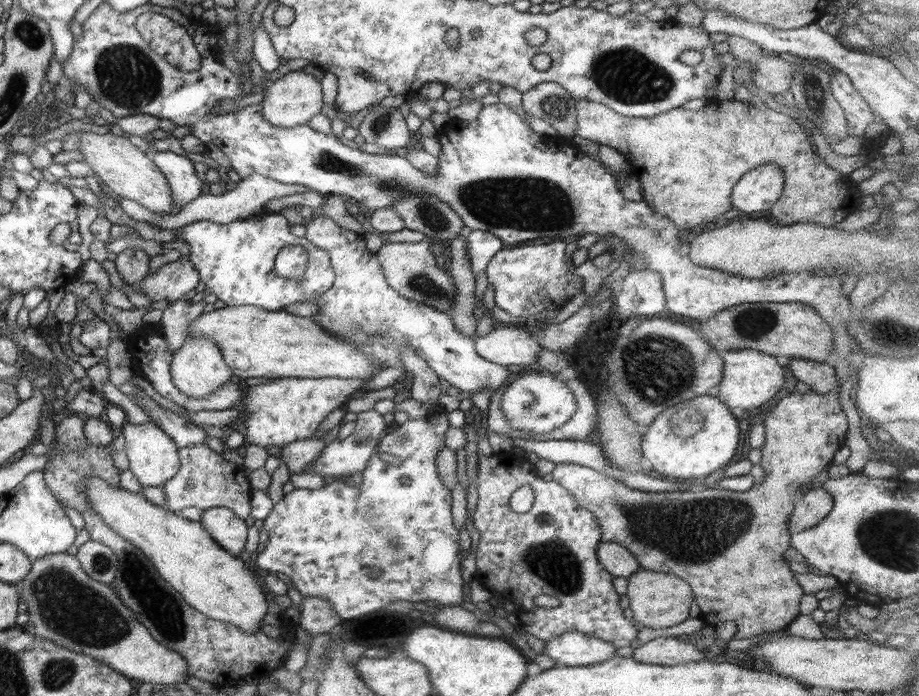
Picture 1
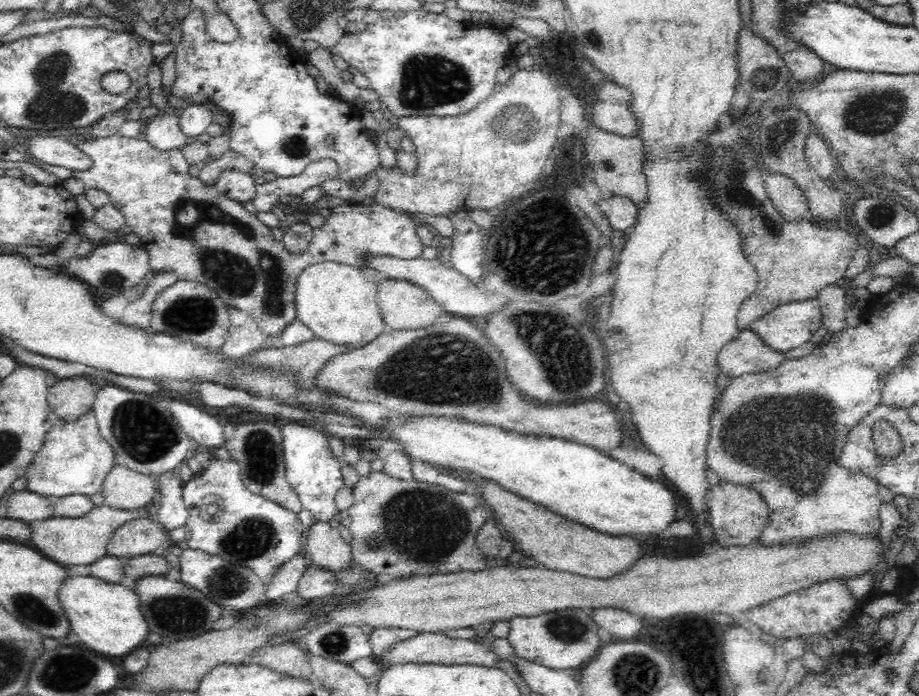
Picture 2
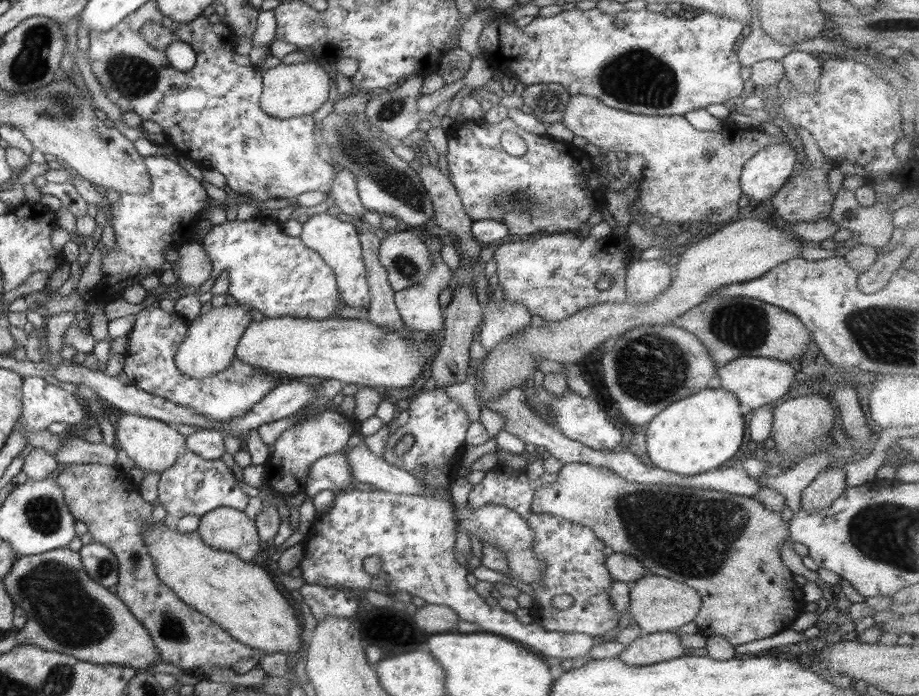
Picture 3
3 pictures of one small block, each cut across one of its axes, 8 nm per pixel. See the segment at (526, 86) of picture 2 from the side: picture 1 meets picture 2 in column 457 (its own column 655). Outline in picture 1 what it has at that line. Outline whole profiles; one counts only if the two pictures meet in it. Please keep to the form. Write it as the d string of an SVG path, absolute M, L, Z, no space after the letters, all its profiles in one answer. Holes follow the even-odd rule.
M716 99L708 100L703 110L698 112L692 112L691 110L672 109L668 112L653 116L652 118L625 118L612 112L609 108L606 108L602 103L590 102L589 100L577 100L575 106L576 121L574 124L574 136L579 136L584 140L595 142L600 146L608 146L615 149L619 155L623 156L630 168L630 174L633 174L639 180L641 185L642 201L648 205L657 215L669 220L677 230L679 226L697 226L701 222L711 222L715 218L719 218L721 214L725 214L727 210L731 210L730 194L734 184L741 178L741 175L757 167L757 165L771 163L777 165L783 173L783 190L781 196L777 199L773 206L771 206L771 216L775 218L775 222L772 222L776 226L790 226L798 223L812 223L819 227L833 227L835 224L842 222L849 214L858 211L858 205L860 203L861 194L859 191L859 185L851 182L847 176L841 175L835 169L831 169L821 158L819 158L814 150L813 144L807 142L807 136L802 132L801 127L795 122L795 117L791 113L774 112L769 110L765 106L751 106L749 102L743 103L737 100L721 100Z

